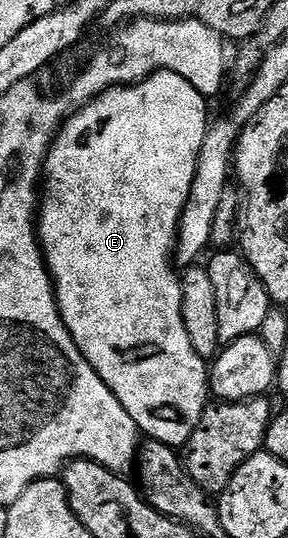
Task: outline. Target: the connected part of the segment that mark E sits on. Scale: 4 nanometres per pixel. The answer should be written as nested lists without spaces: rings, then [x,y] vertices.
[[[156,72],[139,84],[106,89],[79,110],[73,111],[56,133],[52,148],[44,160],[42,195],[38,200],[38,239],[44,262],[48,265],[48,275],[52,277],[52,286],[56,289],[56,305],[60,308],[60,317],[66,330],[74,338],[74,346],[78,346],[86,362],[90,362],[102,382],[106,382],[108,389],[116,395],[118,402],[122,402],[126,414],[134,418],[141,433],[145,437],[173,446],[187,444],[210,400],[210,372],[206,361],[197,354],[194,346],[190,346],[190,334],[186,334],[182,318],[182,286],[174,267],[176,231],[180,229],[182,210],[190,198],[190,188],[194,186],[198,170],[198,154],[208,133],[208,104],[209,101],[193,84],[186,82],[182,74],[173,72]]]

